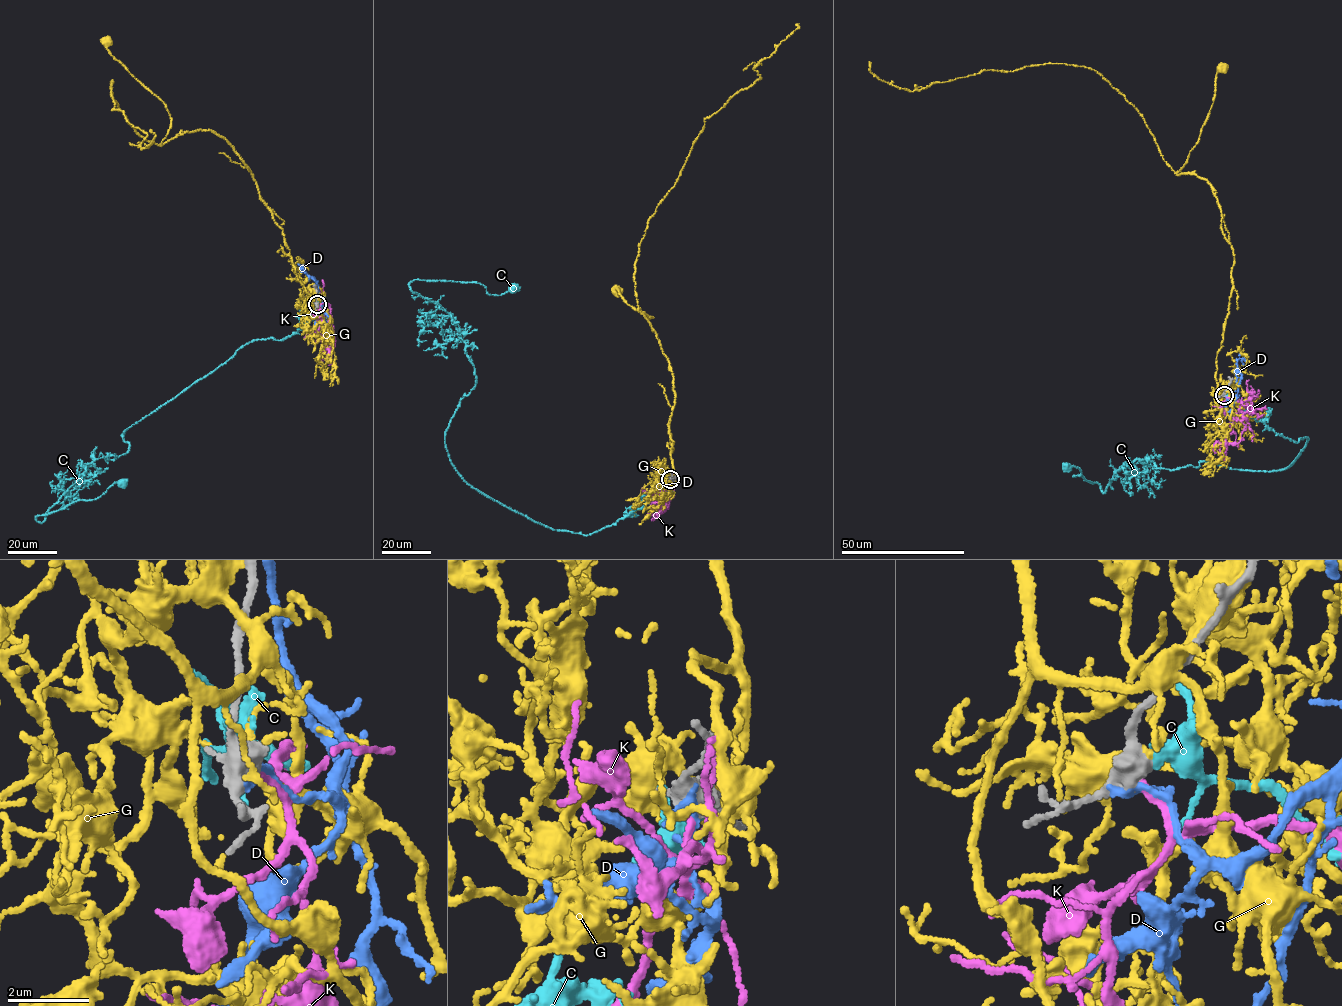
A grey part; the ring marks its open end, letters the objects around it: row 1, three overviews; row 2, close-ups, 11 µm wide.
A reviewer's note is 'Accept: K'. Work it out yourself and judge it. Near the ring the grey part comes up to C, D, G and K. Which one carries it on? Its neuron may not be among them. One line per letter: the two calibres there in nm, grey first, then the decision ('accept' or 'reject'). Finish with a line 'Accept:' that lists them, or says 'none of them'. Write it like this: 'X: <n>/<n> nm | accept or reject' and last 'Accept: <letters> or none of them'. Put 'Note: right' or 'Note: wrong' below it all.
C: 500/400 nm | reject
D: 550/220 nm | reject
G: 500/120 nm | reject
K: 550/160 nm | accept
Accept: K
Note: right

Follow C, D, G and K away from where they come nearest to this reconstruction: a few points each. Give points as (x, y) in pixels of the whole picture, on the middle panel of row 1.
C: (670, 479), (586, 535), (464, 480), (445, 431), (475, 368), (454, 317), (408, 284), (513, 287)
D: (670, 478), (672, 489), (669, 490), (672, 487), (669, 474), (662, 478)
G: (671, 479), (674, 379), (657, 334), (638, 308), (653, 317), (628, 305), (617, 291)
K: (671, 479), (663, 498), (663, 502), (669, 505), (660, 512), (656, 498), (663, 491), (659, 489), (659, 494)

